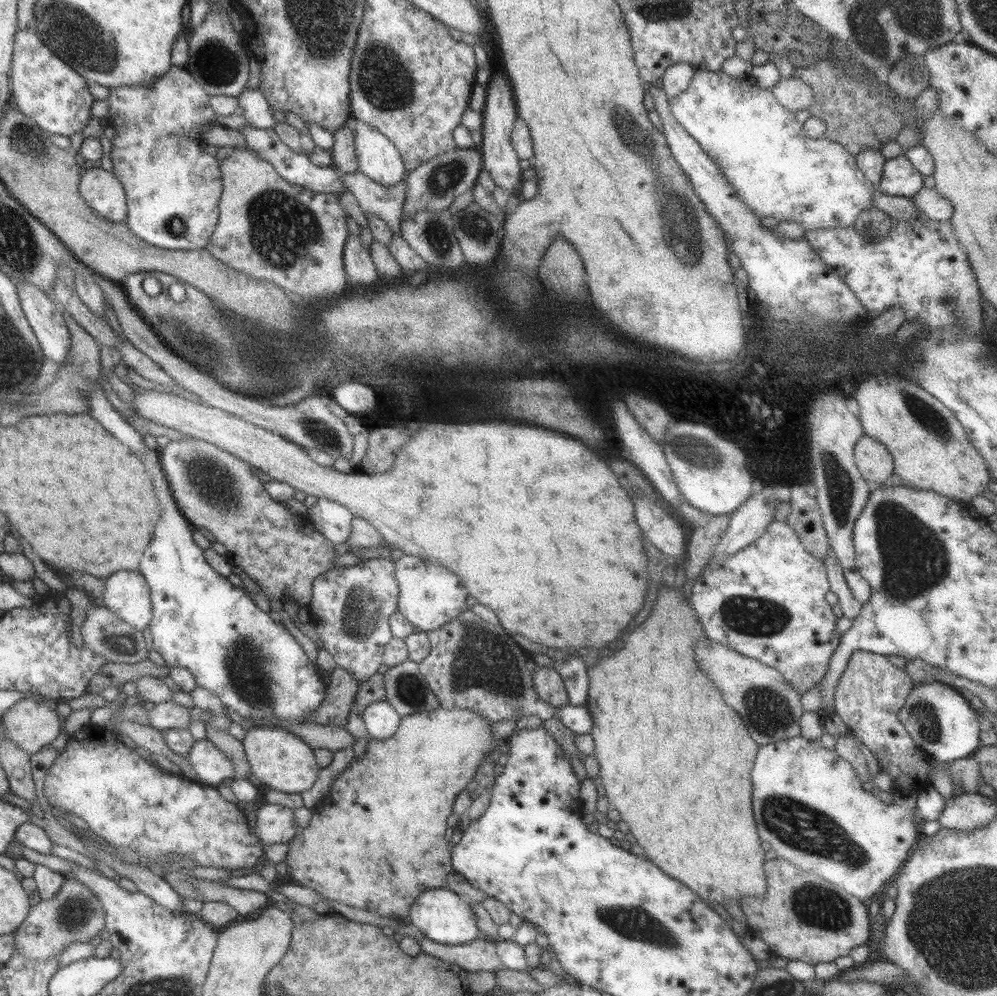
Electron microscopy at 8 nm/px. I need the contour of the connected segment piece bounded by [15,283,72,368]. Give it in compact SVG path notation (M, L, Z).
M20 283L15 286L21 310L40 344L43 356L60 368L72 347L62 310L51 306L47 295L31 284Z

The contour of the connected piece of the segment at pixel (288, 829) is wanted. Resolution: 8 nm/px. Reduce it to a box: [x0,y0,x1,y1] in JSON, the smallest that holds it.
[255,804,297,850]

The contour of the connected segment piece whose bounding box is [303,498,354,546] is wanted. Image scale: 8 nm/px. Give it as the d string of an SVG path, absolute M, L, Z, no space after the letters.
M317 498L317 502L303 516L334 546L349 538L350 522L354 517L345 506L327 498Z

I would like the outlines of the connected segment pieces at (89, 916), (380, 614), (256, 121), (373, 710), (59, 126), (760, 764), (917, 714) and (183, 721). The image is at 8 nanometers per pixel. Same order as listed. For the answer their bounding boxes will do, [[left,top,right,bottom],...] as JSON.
[[13,878,106,961],[307,558,399,686],[237,86,273,130],[360,700,400,740],[10,28,93,137],[751,734,920,902],[897,680,981,763],[147,700,191,731]]

